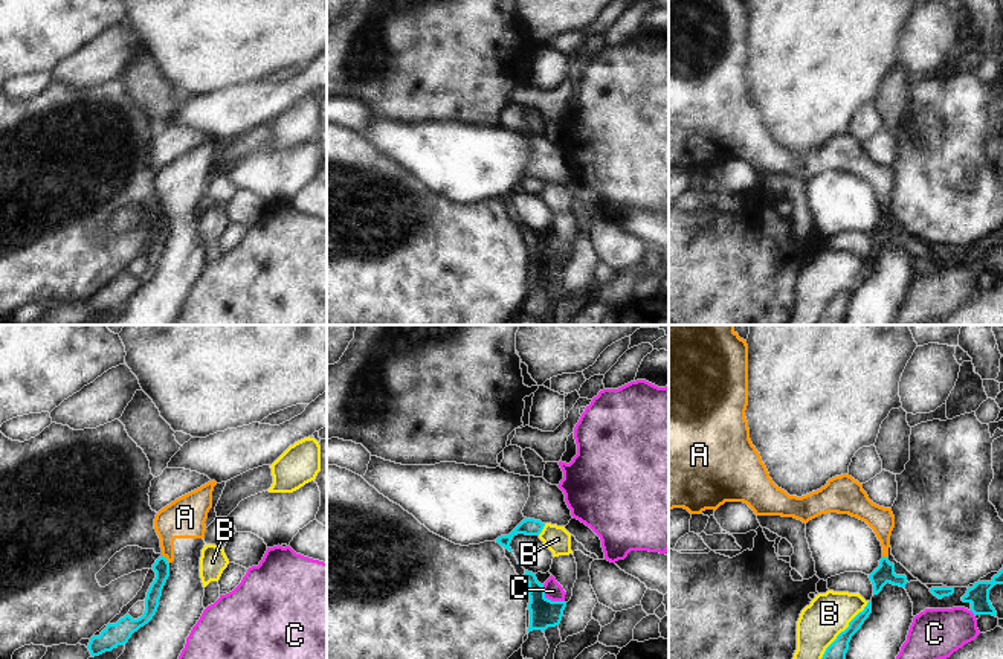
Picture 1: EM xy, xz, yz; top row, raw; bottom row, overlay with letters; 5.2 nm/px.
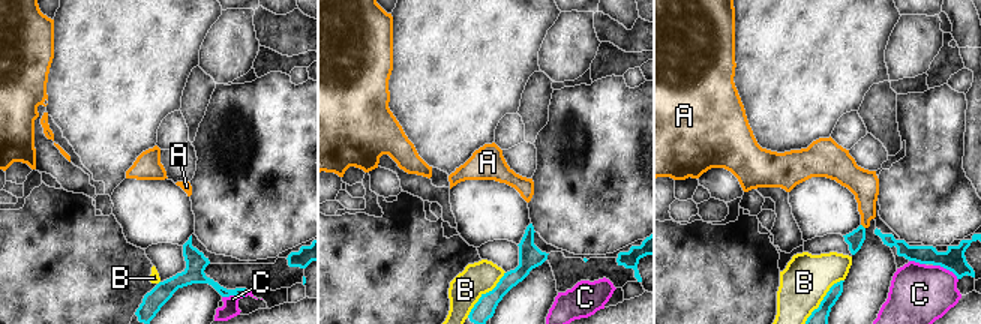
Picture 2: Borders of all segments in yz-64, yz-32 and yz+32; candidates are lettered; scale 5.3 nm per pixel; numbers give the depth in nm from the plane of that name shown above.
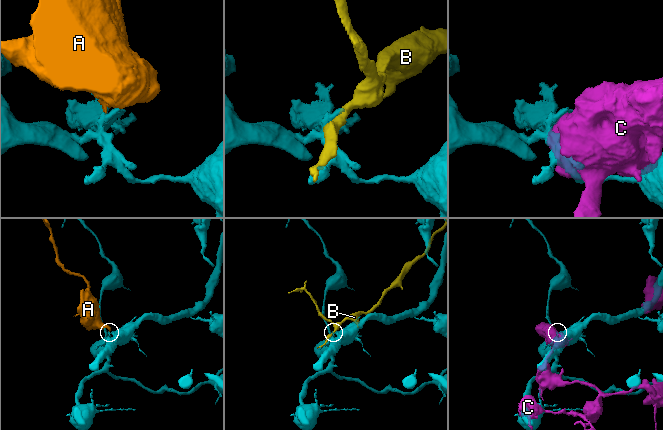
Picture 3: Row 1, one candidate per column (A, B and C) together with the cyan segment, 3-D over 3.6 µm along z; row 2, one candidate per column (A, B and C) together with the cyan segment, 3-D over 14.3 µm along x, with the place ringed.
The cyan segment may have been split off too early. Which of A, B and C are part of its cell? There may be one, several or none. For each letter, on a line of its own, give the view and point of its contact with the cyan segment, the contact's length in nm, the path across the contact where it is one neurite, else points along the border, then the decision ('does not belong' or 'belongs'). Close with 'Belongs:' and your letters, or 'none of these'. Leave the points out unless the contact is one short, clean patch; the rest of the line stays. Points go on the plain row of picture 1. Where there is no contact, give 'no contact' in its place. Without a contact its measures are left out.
A: meets cyan in xy at (165, 217); contact 70 nm long; border along xy (162, 212), (168, 221); does not belong
B: meets cyan in yz at (844, 289); contact 400 nm long; does not belong
C: meets cyan in xz at (550, 258); contact 150 nm long; does not belong
Belongs: none of these

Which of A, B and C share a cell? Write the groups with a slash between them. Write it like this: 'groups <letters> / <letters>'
groups A / B / C

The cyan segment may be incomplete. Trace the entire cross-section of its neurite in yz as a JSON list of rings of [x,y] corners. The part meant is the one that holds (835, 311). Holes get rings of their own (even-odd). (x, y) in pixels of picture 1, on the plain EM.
[[[872,259],[867,261],[863,270],[859,270],[850,281],[849,285],[841,290],[837,297],[826,307],[823,319],[826,325],[843,325],[846,319],[846,311],[849,308],[849,301],[852,294],[861,287],[864,279],[872,272]]]

